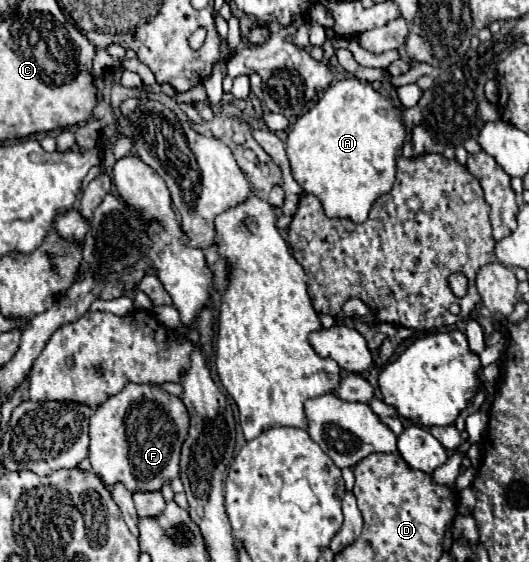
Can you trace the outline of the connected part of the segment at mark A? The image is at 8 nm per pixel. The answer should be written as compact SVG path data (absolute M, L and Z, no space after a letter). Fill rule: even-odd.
M344 78L328 86L312 110L302 114L286 138L286 154L294 180L314 194L326 216L348 216L364 222L378 196L390 192L396 174L396 156L404 142L398 108L380 96L372 84Z

